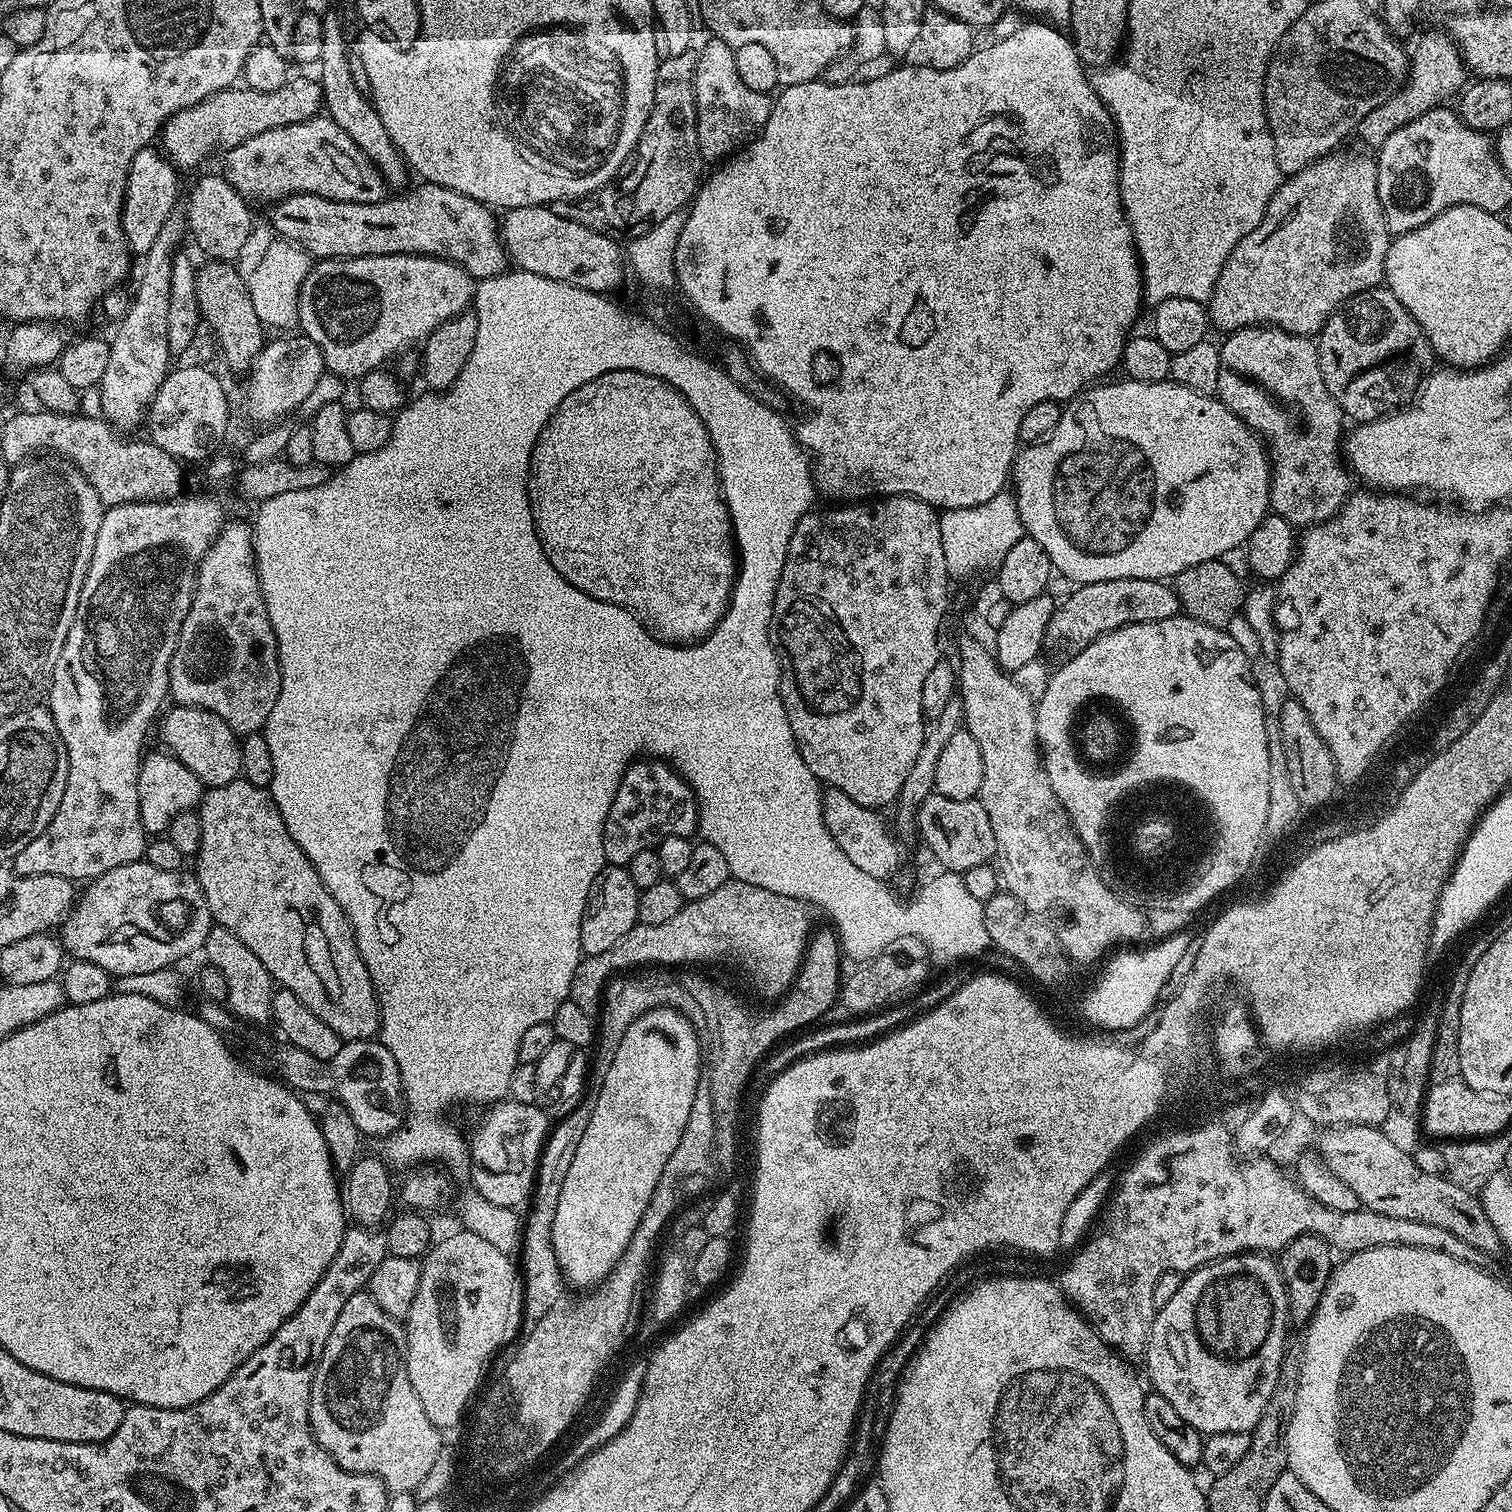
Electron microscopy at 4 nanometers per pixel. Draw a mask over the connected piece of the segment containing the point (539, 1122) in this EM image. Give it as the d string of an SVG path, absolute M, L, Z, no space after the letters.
M505 1098L483 1109L472 1136L470 1132L470 1165L475 1195L513 1210L529 1199L536 1182L536 1168L540 1165L540 1152L550 1131L550 1117L538 1105L523 1104Z

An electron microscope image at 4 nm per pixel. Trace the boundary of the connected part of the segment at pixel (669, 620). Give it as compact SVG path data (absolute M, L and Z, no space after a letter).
M614 370L578 386L578 390L554 410L542 434L538 434L538 442L528 463L528 501L540 545L554 570L578 590L635 612L653 636L665 642L696 642L716 629L724 617L732 599L732 588L736 585L738 549L732 531L732 515L728 513L724 493L720 491L716 451L702 418L698 418L688 399L664 380L634 370Z

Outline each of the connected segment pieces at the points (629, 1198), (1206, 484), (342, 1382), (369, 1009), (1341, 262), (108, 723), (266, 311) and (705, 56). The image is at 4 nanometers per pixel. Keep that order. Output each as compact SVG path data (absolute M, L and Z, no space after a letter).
M651 1008L634 1022L622 1034L620 1052L612 1063L612 1072L608 1072L608 1081L604 1084L604 1096L598 1097L596 1116L584 1127L580 1152L574 1154L572 1172L568 1172L566 1182L562 1182L562 1194L558 1194L558 1206L554 1210L554 1226L552 1227L552 1245L556 1251L556 1260L560 1263L563 1277L572 1276L576 1284L588 1284L588 1280L596 1280L596 1276L604 1276L608 1272L608 1264L620 1256L620 1248L624 1248L624 1240L628 1240L628 1232L632 1232L632 1224L640 1220L640 1212L644 1212L644 1200L648 1200L648 1192L652 1192L652 1184L656 1184L656 1176L660 1176L660 1168L664 1168L664 1160L668 1160L668 1152L676 1148L676 1136L680 1136L680 1128L684 1128L684 1116L688 1116L688 1104L692 1104L692 1088L696 1088L698 1072L697 1059L702 1053L700 1040L691 1022L675 1008Z
M1119 378L1113 384L1104 384L1108 382L1100 382L1095 386L1085 387L1076 393L1071 400L1063 405L1064 413L1058 422L1058 426L1054 426L1054 430L1042 440L1037 440L1034 444L1021 447L1016 453L1016 462L1012 466L1011 483L1016 483L1014 487L1014 497L1018 506L1018 514L1024 523L1024 530L1027 535L1031 536L1034 542L1038 542L1038 546L1042 546L1042 550L1046 550L1046 554L1050 558L1053 569L1057 573L1060 572L1068 580L1073 580L1073 585L1079 586L1089 584L1090 582L1106 582L1114 578L1150 578L1151 580L1167 581L1169 578L1175 578L1180 571L1186 570L1187 567L1194 566L1196 563L1206 562L1207 560L1219 560L1226 554L1226 550L1234 550L1235 548L1247 545L1250 534L1254 534L1254 530L1261 524L1264 517L1269 515L1270 505L1268 502L1268 487L1270 486L1270 456L1266 451L1265 445L1262 443L1261 437L1257 436L1248 425L1243 424L1236 414L1228 409L1228 405L1222 403L1216 396L1203 396L1194 390L1190 390L1186 386L1176 383L1175 380L1169 378L1162 382L1138 382L1137 380L1129 380L1127 378Z
M366 1290L354 1294L354 1298L342 1306L342 1314L338 1314L338 1322L334 1322L334 1330L330 1330L330 1338L316 1363L312 1379L308 1420L316 1441L331 1454L340 1468L378 1477L389 1493L415 1493L418 1482L426 1478L430 1466L434 1466L434 1458L438 1458L442 1450L441 1429L426 1418L426 1410L422 1410L422 1402L418 1402L418 1394L414 1394L414 1386L410 1386L405 1325L386 1314L386 1310L382 1310Z
M237 778L226 786L208 788L201 798L198 811L202 824L200 851L194 857L194 875L206 894L213 921L230 930L266 966L279 987L290 990L340 1036L341 1041L371 1040L380 1030L380 1007L366 962L358 954L356 935L344 908L322 882L312 860L306 858L302 846L290 838L286 822L272 800L268 788L254 786Z
M1344 151L1330 152L1321 160L1315 160L1310 166L1306 166L1302 170L1295 172L1293 176L1287 177L1274 194L1274 198L1270 198L1262 222L1258 222L1258 226L1254 230L1250 230L1250 234L1246 234L1246 238L1242 238L1242 242L1238 242L1238 246L1234 246L1230 258L1226 258L1226 262L1222 266L1222 274L1214 286L1212 296L1206 302L1208 319L1213 329L1221 328L1221 333L1231 334L1238 331L1239 328L1275 326L1286 330L1290 334L1312 338L1324 327L1324 324L1331 318L1332 313L1341 304L1345 304L1351 296L1356 296L1358 293L1365 292L1371 288L1381 287L1384 278L1384 267L1386 266L1386 254L1390 243L1390 233L1382 210L1382 202L1378 198L1376 161L1371 155L1369 157L1351 156L1350 153Z
M181 494L175 500L113 504L105 511L74 622L46 688L46 707L68 751L66 794L50 826L16 856L14 871L20 876L58 874L73 882L91 882L114 866L143 860L146 833L138 802L138 774L144 735L170 696L170 658L174 658L182 622L196 593L196 569L225 523L224 504L216 496Z
M283 238L275 239L257 269L247 278L248 293L260 321L269 329L286 332L295 329L300 321L300 290L314 266L313 257L304 248Z
M708 38L704 49L696 56L694 98L696 99L696 129L698 150L706 162L723 162L736 155L745 144L759 136L770 118L773 97L767 92L750 90L734 66L736 53L726 42Z

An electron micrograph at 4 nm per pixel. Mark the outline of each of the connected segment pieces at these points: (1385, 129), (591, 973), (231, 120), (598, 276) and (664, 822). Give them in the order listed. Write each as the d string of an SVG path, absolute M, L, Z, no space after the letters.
M1443 31L1432 32L1424 36L1416 44L1416 49L1411 49L1410 63L1408 66L1408 79L1406 86L1401 86L1387 102L1378 106L1378 110L1370 110L1366 118L1355 130L1357 137L1361 136L1368 144L1379 146L1386 142L1394 130L1406 126L1414 118L1426 114L1431 108L1441 107L1447 96L1455 97L1465 87L1466 65L1464 58L1456 47L1455 40Z
M729 878L714 890L714 894L687 901L675 918L669 918L659 926L638 922L630 934L614 942L610 950L584 956L578 970L574 970L570 999L574 1006L595 1017L602 1007L604 988L617 974L649 966L733 964L740 968L758 995L775 1001L788 991L801 968L809 937L814 931L812 912L813 905L804 900L774 894L774 890L762 890L762 886L750 886L750 882Z
M293 75L286 86L269 92L233 86L172 117L164 125L158 140L164 143L162 151L176 169L196 168L207 158L211 148L236 148L246 142L246 138L254 138L254 134L266 134L266 130L294 126L319 116L323 107L322 86L319 79L313 77L311 80L308 76Z
M535 204L510 208L503 213L500 224L500 239L508 252L508 259L521 272L538 274L542 278L554 278L558 282L566 282L570 286L578 286L582 290L590 290L601 294L612 294L624 280L626 273L626 256L621 245L609 236L598 234L598 230L590 230L590 226L582 226L570 218L558 218L551 207Z
M641 758L632 763L631 766L624 772L622 782L618 786L618 794L614 794L614 802L610 806L610 814L606 814L606 822L604 823L604 833L602 834L602 850L604 851L605 861L609 864L619 864L621 866L627 866L630 862L630 858L634 858L634 854L639 854L640 851L647 848L655 848L656 845L662 842L662 838L670 838L671 836L686 836L691 837L693 833L697 831L700 823L700 811L696 805L696 795L692 793L692 787L686 783L679 772L672 767L671 763L663 760L657 760L655 758Z

